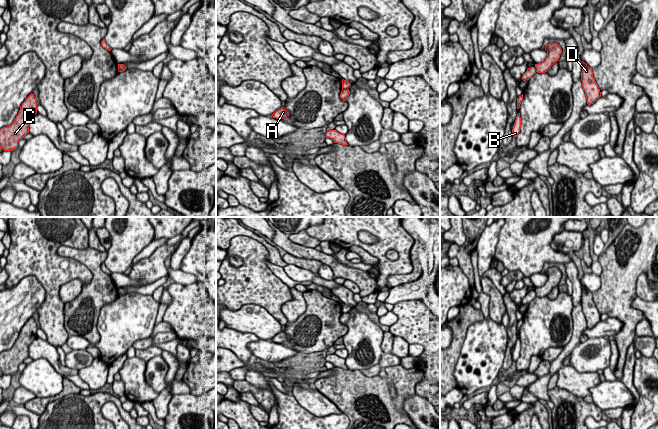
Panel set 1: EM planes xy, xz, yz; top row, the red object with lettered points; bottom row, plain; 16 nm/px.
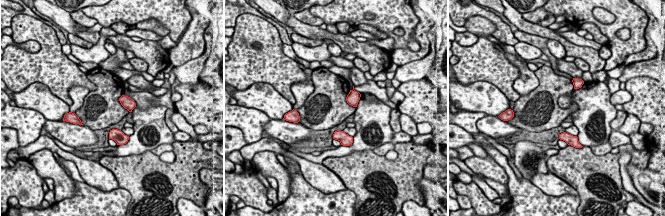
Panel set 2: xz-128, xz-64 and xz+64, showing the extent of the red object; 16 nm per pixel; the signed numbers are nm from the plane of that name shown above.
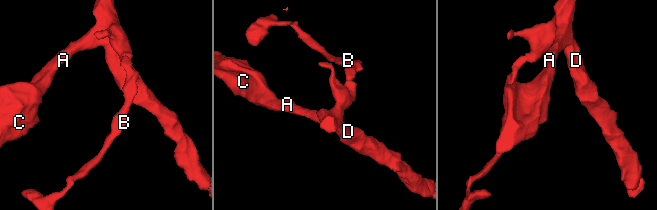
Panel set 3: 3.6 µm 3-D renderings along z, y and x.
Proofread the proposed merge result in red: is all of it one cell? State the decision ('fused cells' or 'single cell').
fused cells

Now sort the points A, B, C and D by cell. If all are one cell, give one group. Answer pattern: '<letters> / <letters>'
A C D / B

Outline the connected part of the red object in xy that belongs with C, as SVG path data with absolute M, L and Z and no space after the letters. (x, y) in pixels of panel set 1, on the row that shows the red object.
M30 94L20 106L20 110L11 125L0 129L0 147L4 151L13 151L18 143L29 133L29 122L37 114L37 99Z

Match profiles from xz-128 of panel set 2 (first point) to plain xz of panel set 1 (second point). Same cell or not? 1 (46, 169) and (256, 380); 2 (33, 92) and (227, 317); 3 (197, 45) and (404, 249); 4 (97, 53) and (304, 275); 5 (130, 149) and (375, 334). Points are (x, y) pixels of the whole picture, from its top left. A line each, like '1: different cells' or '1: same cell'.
1: same cell
2: same cell
3: different cells
4: same cell
5: same cell

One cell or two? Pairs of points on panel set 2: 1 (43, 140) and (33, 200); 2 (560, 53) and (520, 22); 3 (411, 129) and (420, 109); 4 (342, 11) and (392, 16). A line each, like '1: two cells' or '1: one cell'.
1: two cells
2: two cells
3: two cells
4: one cell

